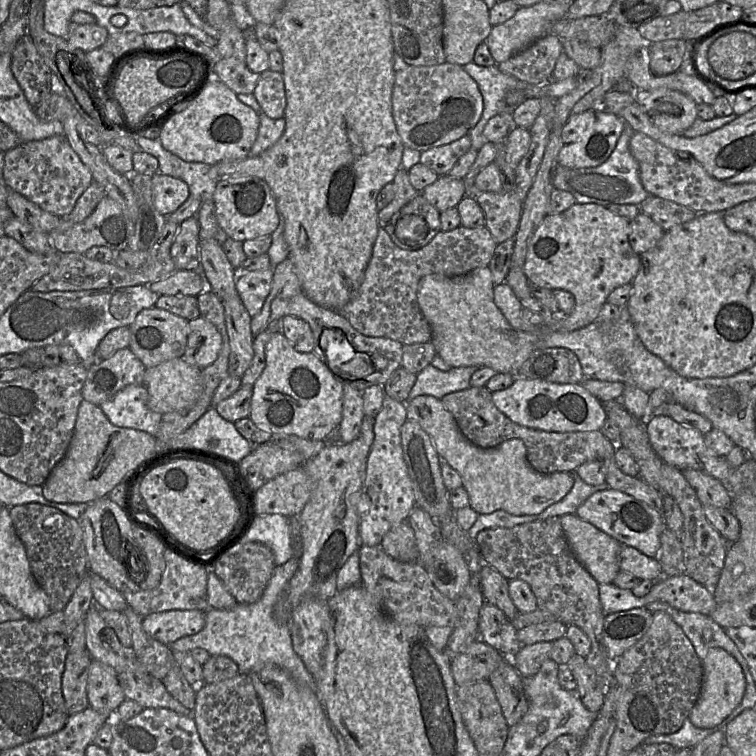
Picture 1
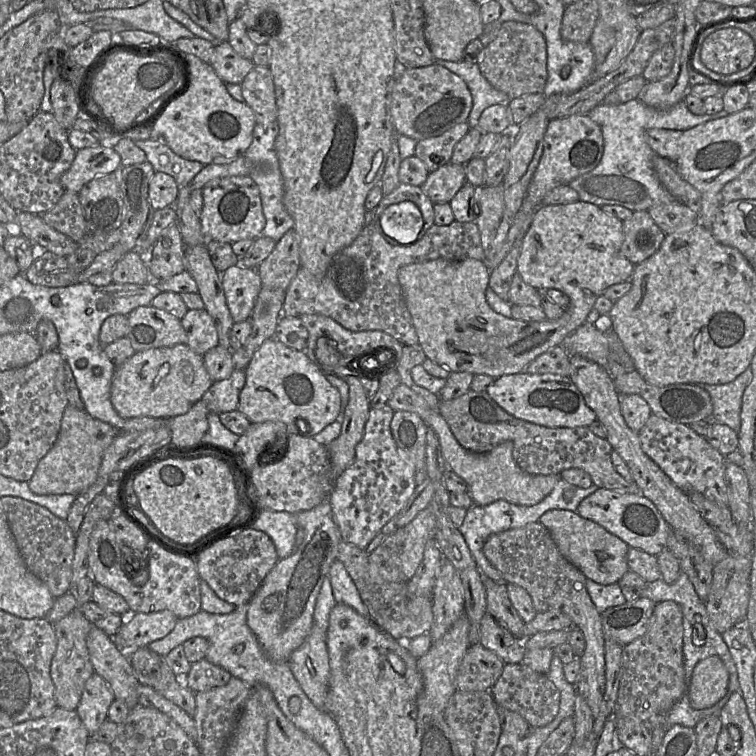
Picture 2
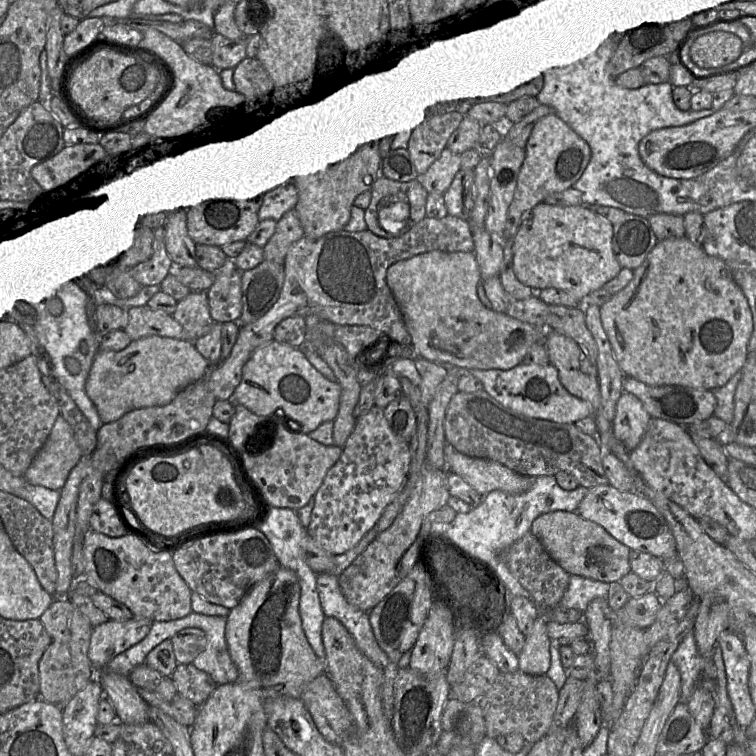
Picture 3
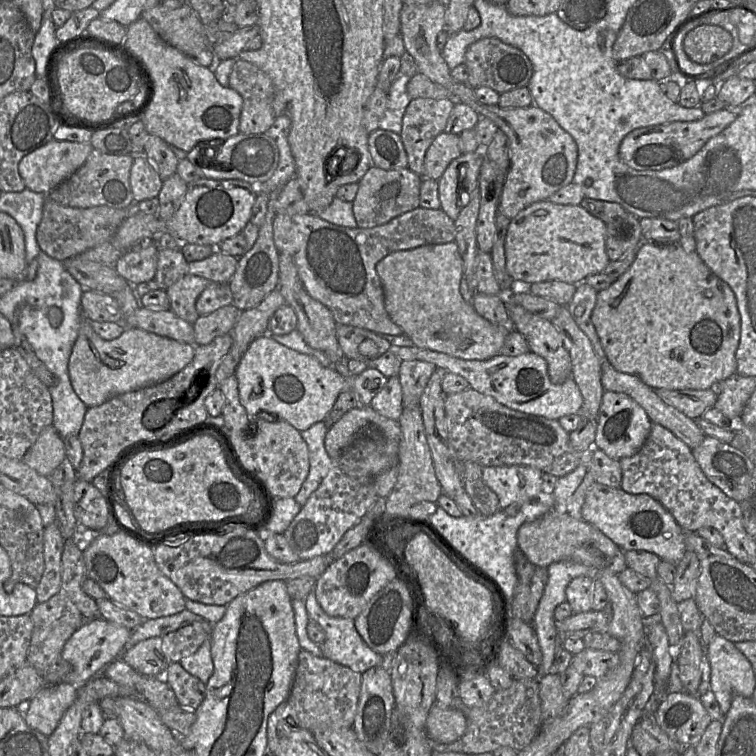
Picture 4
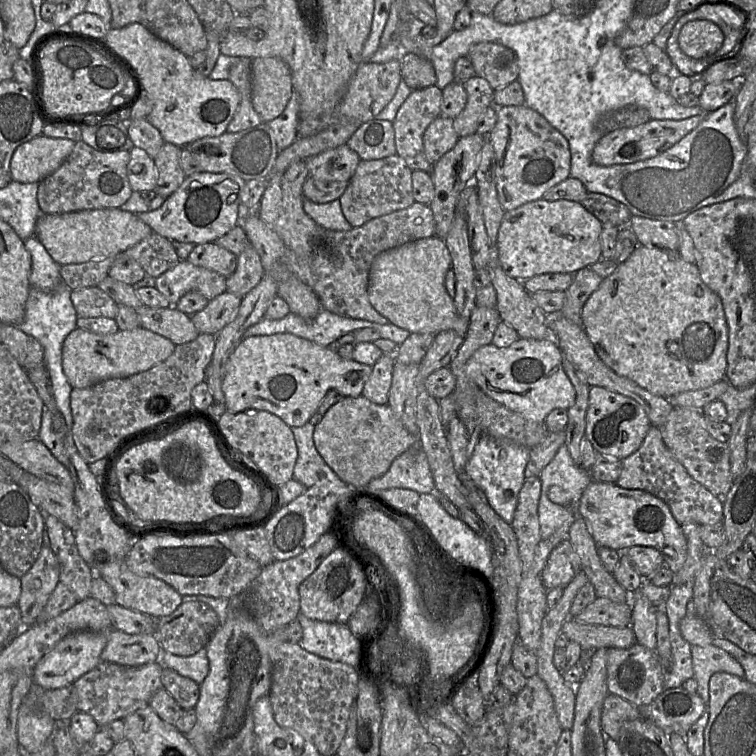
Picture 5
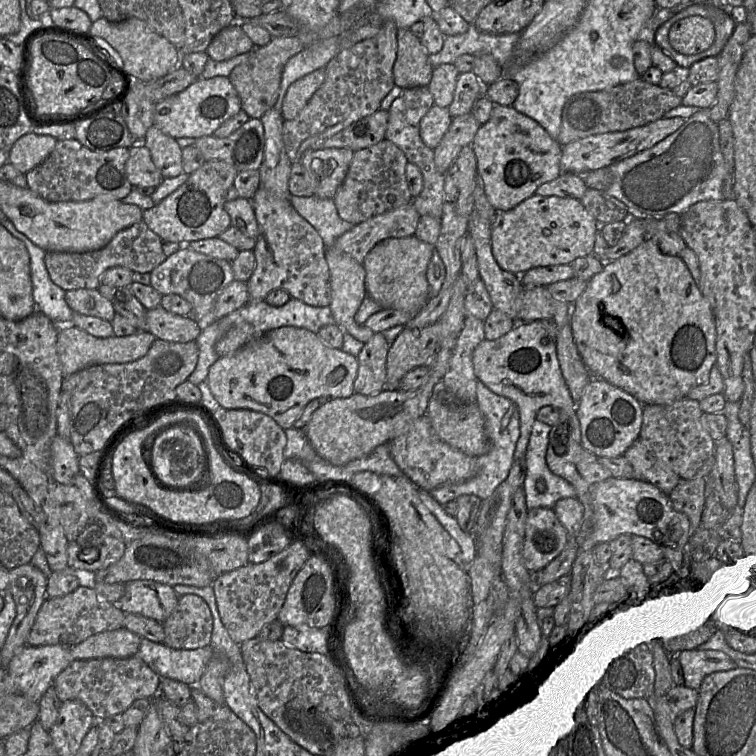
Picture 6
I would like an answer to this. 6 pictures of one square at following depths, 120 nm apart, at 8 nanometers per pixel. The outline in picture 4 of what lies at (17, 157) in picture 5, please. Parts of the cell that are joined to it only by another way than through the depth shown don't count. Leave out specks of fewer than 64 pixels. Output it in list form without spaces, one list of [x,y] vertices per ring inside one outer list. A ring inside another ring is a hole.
[[[53,139],[21,159],[19,174],[26,188],[47,195],[79,169],[92,150],[90,143]]]

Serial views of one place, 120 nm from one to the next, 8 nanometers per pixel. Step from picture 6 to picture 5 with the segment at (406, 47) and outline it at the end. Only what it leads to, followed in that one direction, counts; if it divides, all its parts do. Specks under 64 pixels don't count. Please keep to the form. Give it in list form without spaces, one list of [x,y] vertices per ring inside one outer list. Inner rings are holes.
[[[404,52],[399,62],[402,80],[412,90],[436,86],[436,72],[428,58],[413,52]]]

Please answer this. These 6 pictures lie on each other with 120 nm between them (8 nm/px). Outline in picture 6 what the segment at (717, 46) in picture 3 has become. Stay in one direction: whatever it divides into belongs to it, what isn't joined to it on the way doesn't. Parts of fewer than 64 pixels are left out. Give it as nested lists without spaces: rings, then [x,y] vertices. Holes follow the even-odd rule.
[[[688,16],[671,26],[668,38],[678,53],[695,55],[711,47],[715,40],[715,27],[708,18]]]

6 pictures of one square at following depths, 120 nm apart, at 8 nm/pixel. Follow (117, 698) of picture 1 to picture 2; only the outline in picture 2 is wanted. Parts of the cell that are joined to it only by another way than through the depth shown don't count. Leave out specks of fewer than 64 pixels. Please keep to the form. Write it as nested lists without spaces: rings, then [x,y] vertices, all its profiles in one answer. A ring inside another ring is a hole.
[[[94,672],[87,679],[80,702],[75,709],[91,735],[105,720],[108,720],[108,709],[114,700],[114,694],[108,683]]]

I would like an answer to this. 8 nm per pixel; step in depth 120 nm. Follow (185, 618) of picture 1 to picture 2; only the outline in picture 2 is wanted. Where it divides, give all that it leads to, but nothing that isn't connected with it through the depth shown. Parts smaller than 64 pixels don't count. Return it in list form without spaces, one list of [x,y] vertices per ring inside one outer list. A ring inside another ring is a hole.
[[[129,609],[122,616],[127,617],[126,621],[110,637],[117,648],[128,656],[138,648],[147,647],[151,642],[164,638],[174,629],[179,619],[169,610],[136,613]]]

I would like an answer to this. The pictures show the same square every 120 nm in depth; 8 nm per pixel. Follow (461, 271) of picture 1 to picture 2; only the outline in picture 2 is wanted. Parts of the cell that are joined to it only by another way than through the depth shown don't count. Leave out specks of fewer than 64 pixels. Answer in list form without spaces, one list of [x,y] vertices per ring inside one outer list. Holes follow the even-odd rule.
[[[454,220],[449,225],[434,224],[416,242],[401,245],[386,241],[372,221],[363,227],[349,246],[333,257],[323,277],[299,268],[285,290],[282,317],[324,315],[350,331],[383,331],[405,346],[416,345],[419,343],[418,335],[401,290],[398,271],[405,265],[435,259],[483,261],[485,253],[476,223]]]

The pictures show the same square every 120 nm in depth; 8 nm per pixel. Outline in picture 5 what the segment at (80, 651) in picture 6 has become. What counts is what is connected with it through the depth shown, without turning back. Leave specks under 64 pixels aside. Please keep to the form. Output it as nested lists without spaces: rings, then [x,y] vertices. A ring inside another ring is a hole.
[[[111,629],[107,632],[107,643],[101,653],[101,660],[124,666],[140,666],[156,662],[162,649],[155,635],[128,634]]]

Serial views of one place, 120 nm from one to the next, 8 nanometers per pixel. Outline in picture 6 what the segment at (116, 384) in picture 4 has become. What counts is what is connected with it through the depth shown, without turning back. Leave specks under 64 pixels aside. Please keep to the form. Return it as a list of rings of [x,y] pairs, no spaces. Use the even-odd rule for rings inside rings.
[[[72,324],[58,325],[57,350],[64,377],[96,364],[127,363],[143,357],[157,339],[149,331],[128,336],[96,337]]]

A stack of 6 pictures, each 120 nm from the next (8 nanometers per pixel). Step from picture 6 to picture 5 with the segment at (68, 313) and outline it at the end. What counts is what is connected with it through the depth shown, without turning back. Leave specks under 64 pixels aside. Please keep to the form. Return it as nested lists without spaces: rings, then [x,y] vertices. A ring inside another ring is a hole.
[[[35,236],[25,239],[23,243],[31,257],[30,287],[45,292],[56,290],[62,283],[59,272],[61,265],[51,258],[45,247]]]

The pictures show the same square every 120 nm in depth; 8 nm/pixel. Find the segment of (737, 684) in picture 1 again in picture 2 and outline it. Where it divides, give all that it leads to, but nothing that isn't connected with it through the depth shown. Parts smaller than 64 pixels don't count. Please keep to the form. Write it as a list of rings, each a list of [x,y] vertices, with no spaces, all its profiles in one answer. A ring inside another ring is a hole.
[[[718,656],[700,660],[694,667],[688,682],[687,694],[695,710],[715,705],[728,692],[729,673]]]

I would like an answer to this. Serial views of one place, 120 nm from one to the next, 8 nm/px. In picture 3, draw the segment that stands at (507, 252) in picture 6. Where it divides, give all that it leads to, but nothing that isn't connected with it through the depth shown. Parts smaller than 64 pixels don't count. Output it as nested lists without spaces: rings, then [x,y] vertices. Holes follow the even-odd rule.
[[[541,202],[532,208],[522,222],[512,244],[512,267],[517,279],[530,288],[557,288],[579,300],[584,311],[585,298],[614,278],[622,266],[612,248],[613,223],[592,212],[584,204],[556,206]]]

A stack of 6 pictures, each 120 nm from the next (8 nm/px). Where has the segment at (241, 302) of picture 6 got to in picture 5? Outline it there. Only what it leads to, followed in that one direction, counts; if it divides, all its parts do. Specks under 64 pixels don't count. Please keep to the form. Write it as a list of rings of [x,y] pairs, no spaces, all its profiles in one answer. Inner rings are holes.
[[[225,291],[210,300],[204,309],[191,315],[199,334],[217,335],[235,318],[242,298]]]

